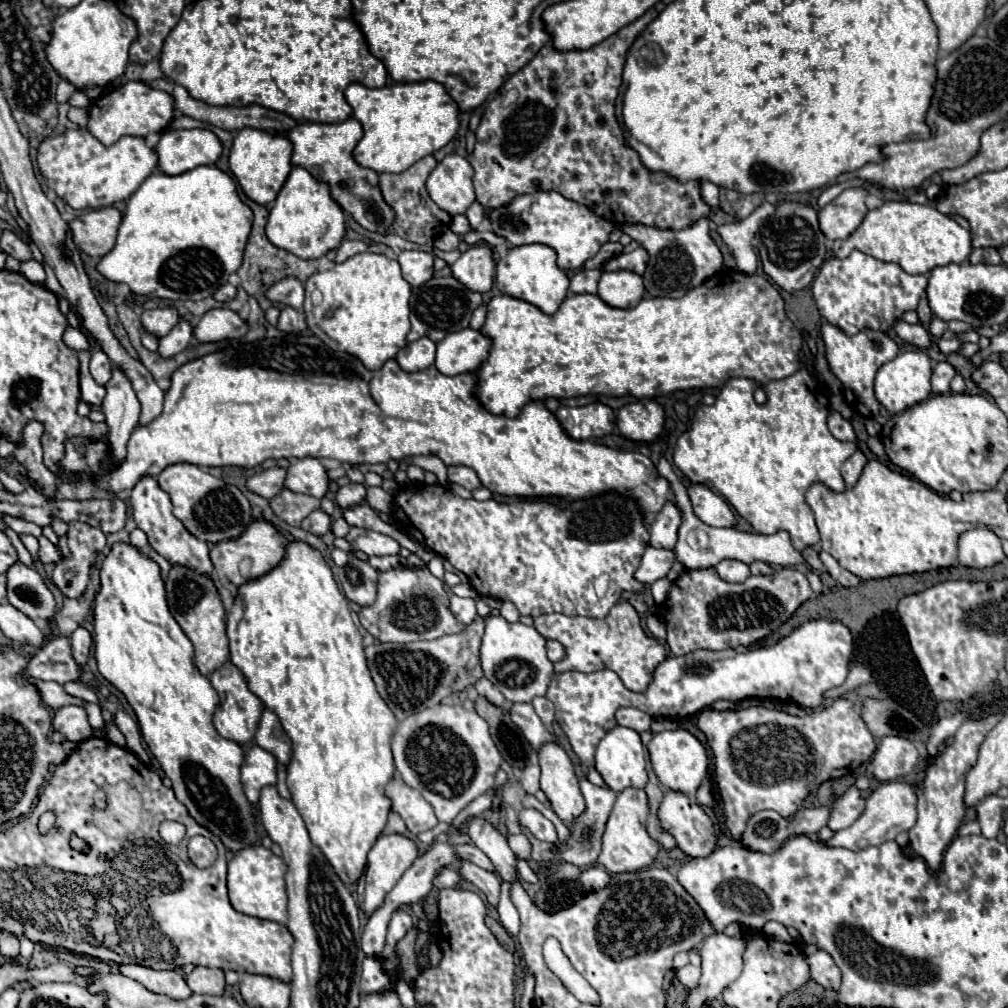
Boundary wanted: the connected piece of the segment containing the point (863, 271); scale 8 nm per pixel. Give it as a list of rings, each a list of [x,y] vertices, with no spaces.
[[[855,250],[845,260],[825,260],[825,264],[813,280],[813,298],[819,308],[819,314],[827,318],[829,324],[841,328],[845,334],[851,336],[863,328],[887,332],[893,326],[893,320],[901,318],[905,310],[917,308],[925,288],[925,276],[907,274],[897,264],[887,264]]]

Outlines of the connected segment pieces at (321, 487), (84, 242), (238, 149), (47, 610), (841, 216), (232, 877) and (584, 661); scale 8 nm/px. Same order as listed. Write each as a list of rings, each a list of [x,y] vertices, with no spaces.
[[[309,456],[303,460],[291,462],[291,466],[287,468],[285,486],[293,492],[323,498],[327,492],[327,486],[329,486],[329,476],[327,476],[327,470],[321,464],[321,460]]]
[[[113,206],[81,214],[69,224],[75,244],[93,258],[109,254],[117,240],[117,228],[121,226],[121,216],[123,214]]]
[[[243,128],[233,140],[231,154],[229,154],[229,168],[251,200],[255,200],[257,204],[269,206],[277,198],[279,190],[283,188],[283,184],[293,168],[291,154],[293,154],[293,144],[289,138],[267,132],[267,130]]]
[[[15,562],[7,570],[7,600],[29,618],[51,620],[55,614],[55,600],[51,590],[43,584],[37,570]]]
[[[847,188],[833,202],[819,210],[819,224],[827,238],[847,238],[865,218],[867,190]]]
[[[261,844],[247,846],[235,852],[229,862],[229,874],[227,874],[229,900],[233,908],[247,916],[287,924],[287,892],[283,880],[285,872],[287,872],[287,864],[283,862],[283,858],[275,856],[269,848]]]
[[[629,602],[615,604],[603,620],[569,618],[565,614],[537,616],[535,628],[543,638],[557,640],[565,648],[565,658],[554,663],[554,672],[565,672],[565,670],[595,672],[609,668],[633,692],[645,692],[649,682],[653,680],[655,668],[667,658],[665,646],[643,632],[639,616]]]

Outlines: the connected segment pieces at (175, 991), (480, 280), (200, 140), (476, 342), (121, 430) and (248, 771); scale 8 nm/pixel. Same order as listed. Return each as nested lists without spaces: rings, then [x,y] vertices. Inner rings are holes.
[[[125,964],[119,966],[123,976],[129,976],[133,980],[137,980],[139,984],[143,984],[149,992],[153,994],[165,994],[171,1000],[185,1000],[189,998],[193,992],[187,986],[185,978],[175,972],[175,970],[151,970],[151,968],[141,968],[137,964]]]
[[[475,244],[467,252],[459,256],[459,260],[451,266],[453,276],[461,280],[467,288],[473,288],[475,292],[489,292],[495,276],[495,260],[493,250],[485,244]]]
[[[205,128],[167,130],[155,152],[159,156],[159,168],[175,176],[197,164],[215,164],[221,156],[221,142]]]
[[[465,328],[451,332],[437,344],[435,366],[447,376],[457,376],[463,372],[475,372],[489,356],[491,338],[481,330]]]
[[[113,368],[113,376],[107,382],[107,396],[103,400],[103,414],[109,426],[109,444],[113,444],[113,460],[125,458],[125,444],[139,424],[141,404],[123,370]]]
[[[253,746],[245,754],[245,762],[241,766],[241,784],[251,804],[259,802],[259,792],[263,786],[277,782],[275,766],[277,766],[275,756],[263,750],[261,746]]]

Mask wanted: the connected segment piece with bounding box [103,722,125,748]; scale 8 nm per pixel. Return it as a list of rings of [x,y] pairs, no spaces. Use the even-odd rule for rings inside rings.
[[[111,722],[111,724],[105,724],[103,726],[103,730],[105,730],[105,738],[109,740],[109,742],[113,742],[113,744],[117,744],[117,746],[125,746],[125,736],[121,734],[121,730]]]

